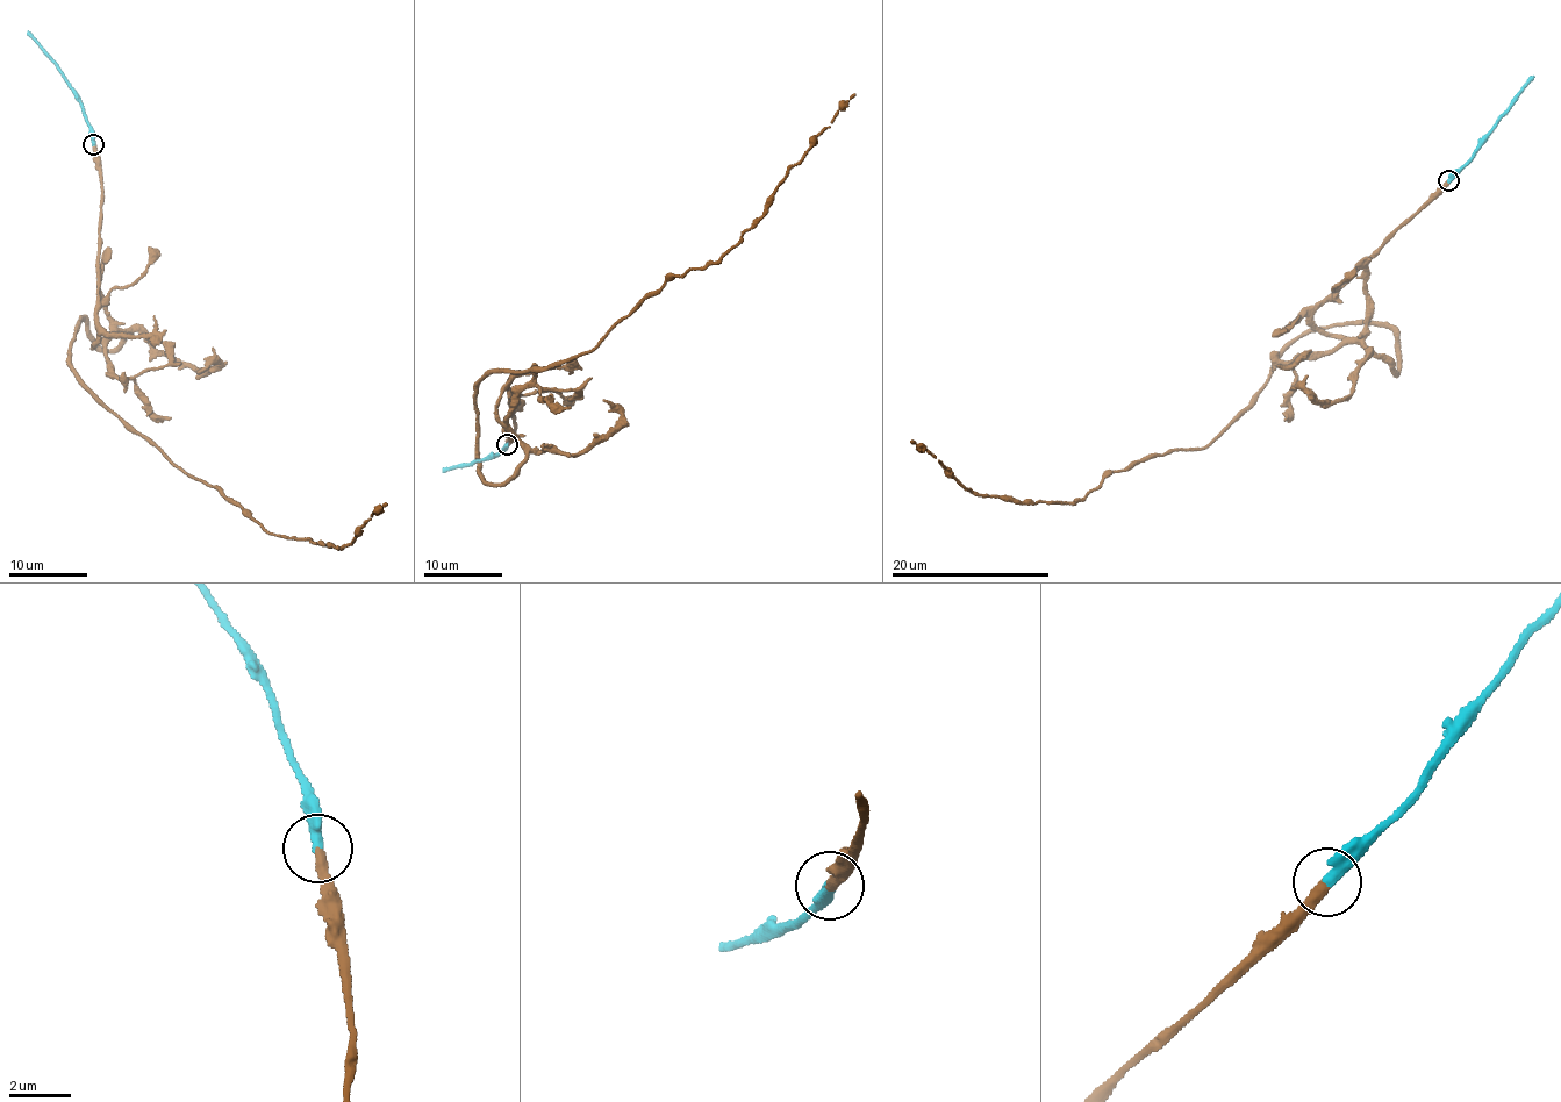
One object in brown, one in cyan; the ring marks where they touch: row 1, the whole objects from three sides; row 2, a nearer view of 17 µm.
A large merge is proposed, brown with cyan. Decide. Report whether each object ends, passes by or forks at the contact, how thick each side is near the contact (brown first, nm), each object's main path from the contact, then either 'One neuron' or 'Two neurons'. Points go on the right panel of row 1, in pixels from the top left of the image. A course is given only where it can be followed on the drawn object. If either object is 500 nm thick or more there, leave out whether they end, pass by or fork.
At the ring brown ends. At the ring cyan ends. Thickness 340 nm (brown) against 400 nm. Course of brown: (1449, 180), (1354, 274), (1396, 373), (1387, 327), (1314, 327), (1212, 442), (1075, 505), (976, 494), (910, 441). Course of cyan: (1449, 180), (1534, 76). One neuron

